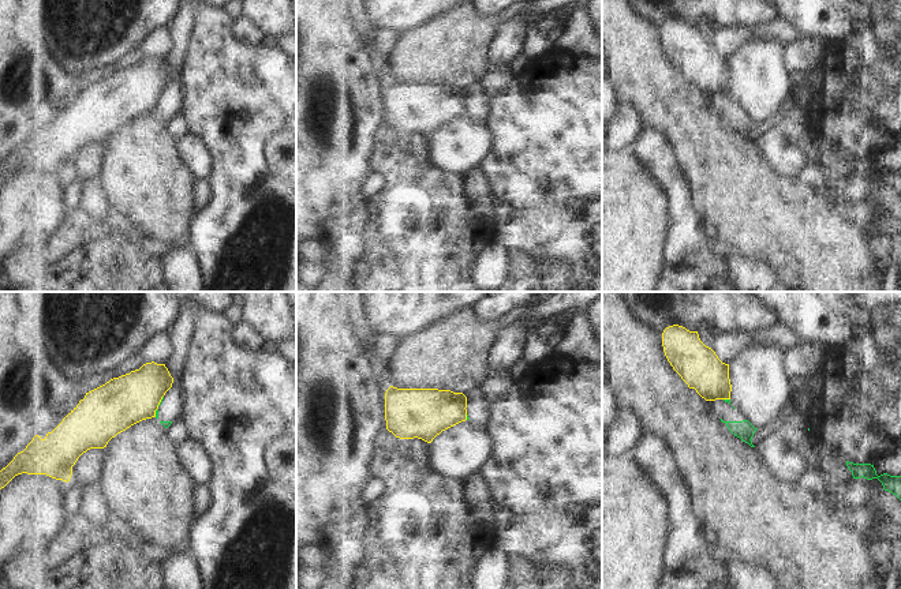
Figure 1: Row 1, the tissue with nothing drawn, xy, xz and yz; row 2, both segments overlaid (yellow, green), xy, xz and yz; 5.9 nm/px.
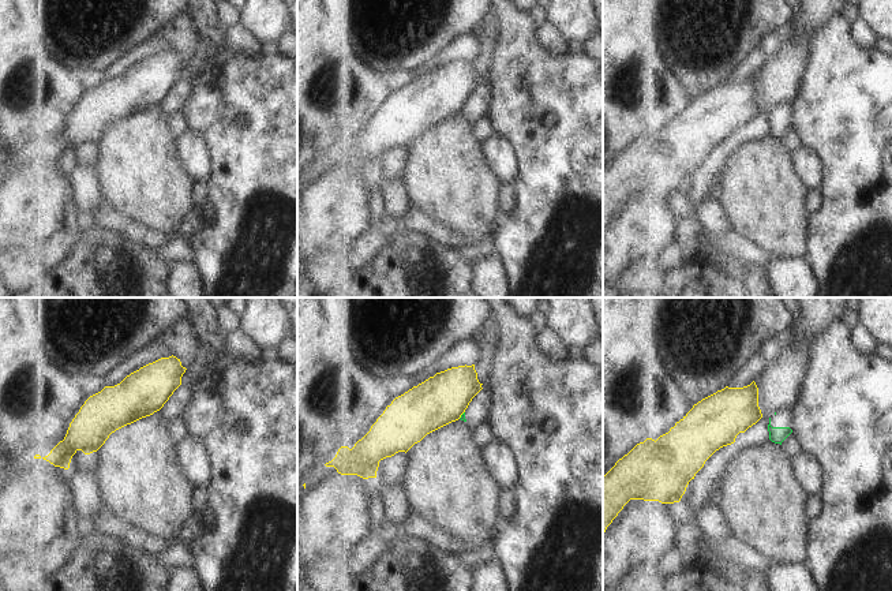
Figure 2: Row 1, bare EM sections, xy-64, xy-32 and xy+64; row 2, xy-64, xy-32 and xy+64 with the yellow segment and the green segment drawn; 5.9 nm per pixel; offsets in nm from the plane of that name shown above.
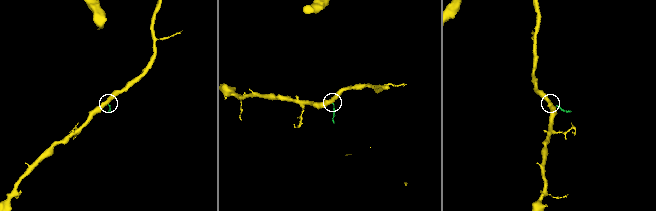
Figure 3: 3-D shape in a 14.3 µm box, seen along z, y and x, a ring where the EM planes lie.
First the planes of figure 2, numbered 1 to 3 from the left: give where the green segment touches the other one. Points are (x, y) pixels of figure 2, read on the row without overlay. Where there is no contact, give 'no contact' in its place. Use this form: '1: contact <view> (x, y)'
1: no contact
2: contact xy-32 (461, 108)
3: no contact

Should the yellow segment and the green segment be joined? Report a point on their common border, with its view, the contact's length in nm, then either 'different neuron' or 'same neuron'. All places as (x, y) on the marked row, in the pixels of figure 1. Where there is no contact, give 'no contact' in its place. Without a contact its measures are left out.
contact xy (160, 401); length 70 nm; different neuron

